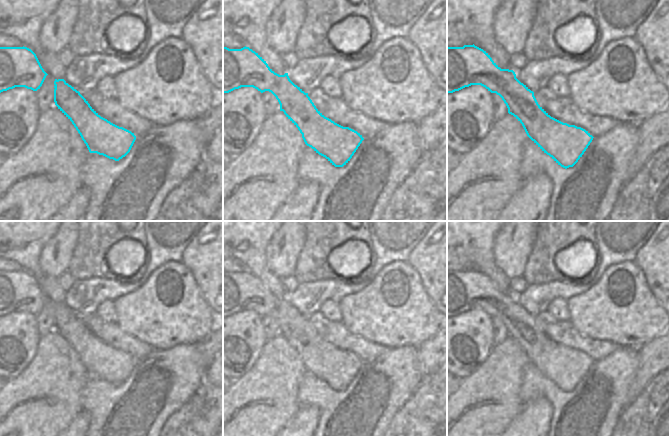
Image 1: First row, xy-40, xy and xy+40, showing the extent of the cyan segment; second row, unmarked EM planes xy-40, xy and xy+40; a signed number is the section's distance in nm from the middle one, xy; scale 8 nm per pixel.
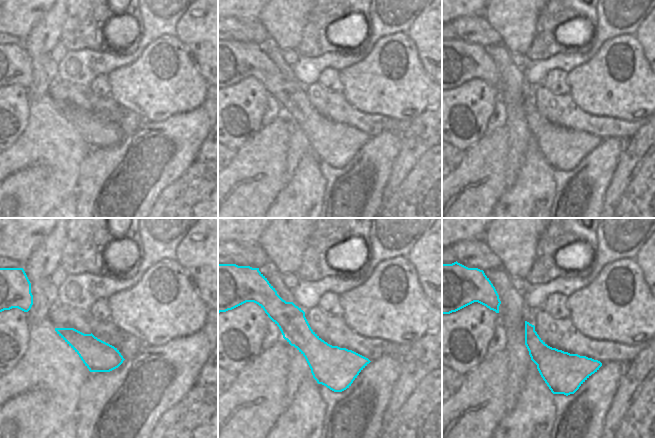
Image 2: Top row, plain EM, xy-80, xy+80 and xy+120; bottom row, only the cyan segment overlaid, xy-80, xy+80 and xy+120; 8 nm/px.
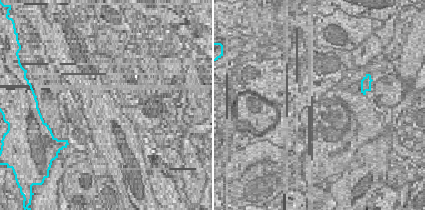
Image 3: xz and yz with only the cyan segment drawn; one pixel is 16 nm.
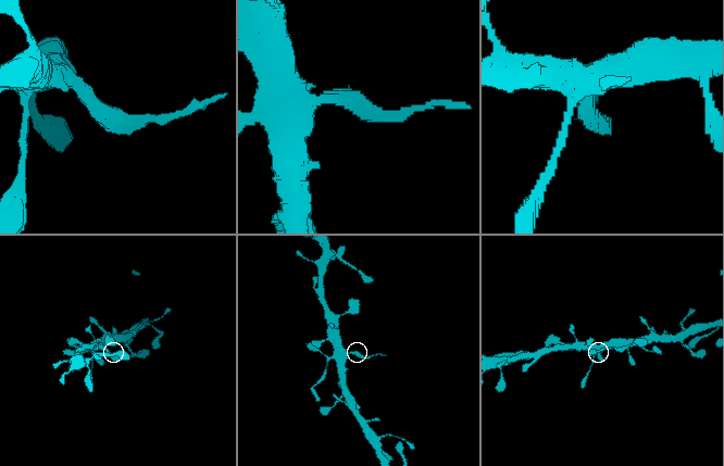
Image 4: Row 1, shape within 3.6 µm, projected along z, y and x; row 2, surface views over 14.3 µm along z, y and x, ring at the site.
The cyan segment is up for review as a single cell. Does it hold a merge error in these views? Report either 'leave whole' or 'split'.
split

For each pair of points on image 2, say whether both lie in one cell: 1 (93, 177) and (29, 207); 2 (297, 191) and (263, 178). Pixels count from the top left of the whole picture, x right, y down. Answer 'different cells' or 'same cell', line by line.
1: different cells
2: different cells

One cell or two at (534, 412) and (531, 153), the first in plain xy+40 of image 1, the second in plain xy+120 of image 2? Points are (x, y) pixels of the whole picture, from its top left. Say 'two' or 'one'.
one

